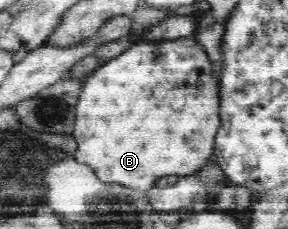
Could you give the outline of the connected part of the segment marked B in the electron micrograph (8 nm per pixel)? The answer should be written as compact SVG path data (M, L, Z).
M180 37L180 39L164 39L158 42L142 41L120 53L118 57L112 57L101 63L94 71L82 79L84 89L80 91L80 99L76 103L76 125L72 136L77 140L78 149L74 159L80 163L90 166L104 183L119 183L137 190L146 190L154 186L160 177L176 175L178 177L190 176L202 170L213 160L215 152L215 137L221 126L220 110L221 99L219 98L220 82L219 74L214 71L213 60L209 58L208 52L193 37Z

